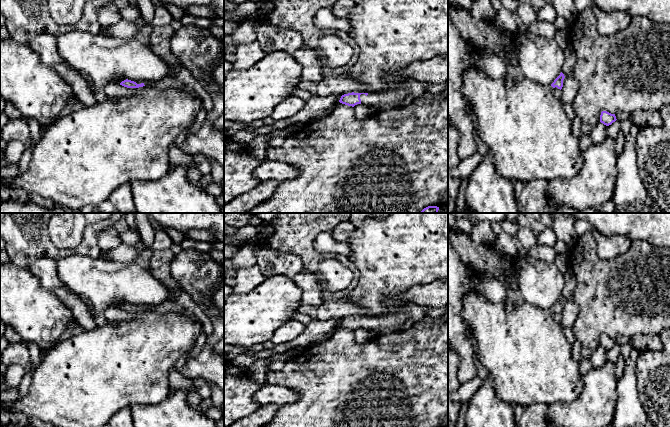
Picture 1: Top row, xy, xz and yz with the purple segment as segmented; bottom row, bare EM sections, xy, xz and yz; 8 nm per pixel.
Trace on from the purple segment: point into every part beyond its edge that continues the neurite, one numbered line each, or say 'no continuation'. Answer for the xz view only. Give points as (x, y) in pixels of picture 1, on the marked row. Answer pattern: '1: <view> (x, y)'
1: xz (385, 100)

